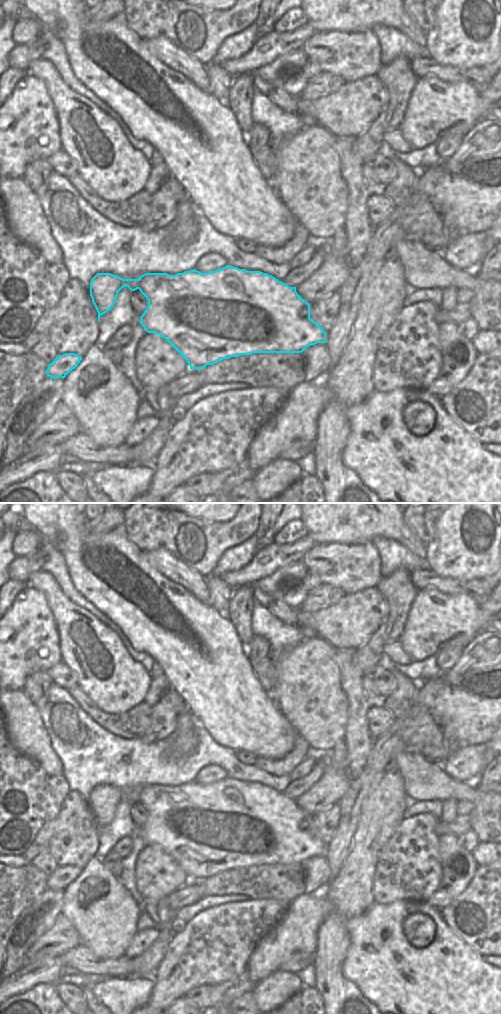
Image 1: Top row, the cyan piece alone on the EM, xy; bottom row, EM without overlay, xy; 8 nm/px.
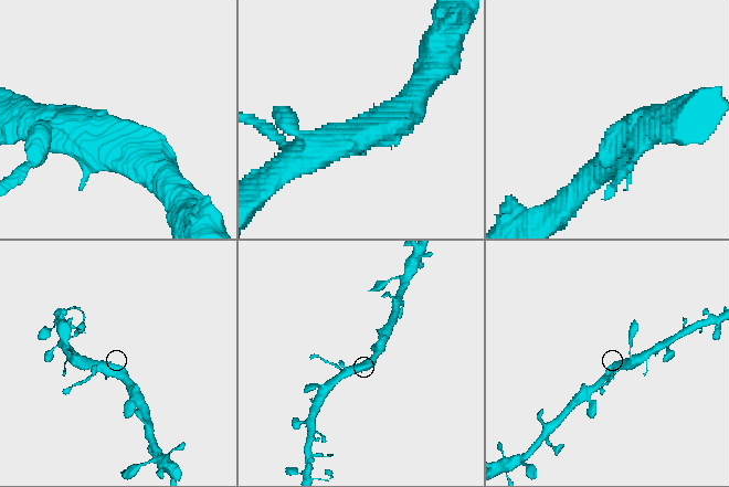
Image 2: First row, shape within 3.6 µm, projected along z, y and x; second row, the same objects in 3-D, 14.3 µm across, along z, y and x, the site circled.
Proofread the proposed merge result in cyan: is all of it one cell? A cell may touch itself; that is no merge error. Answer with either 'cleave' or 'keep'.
keep

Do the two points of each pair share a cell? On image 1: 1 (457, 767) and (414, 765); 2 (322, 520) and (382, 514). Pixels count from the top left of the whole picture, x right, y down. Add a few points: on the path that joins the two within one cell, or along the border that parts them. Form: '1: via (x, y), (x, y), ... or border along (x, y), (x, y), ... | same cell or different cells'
1: border along (438, 763), (451, 778), (459, 782) | different cells
2: via (337, 514), (367, 514) | same cell

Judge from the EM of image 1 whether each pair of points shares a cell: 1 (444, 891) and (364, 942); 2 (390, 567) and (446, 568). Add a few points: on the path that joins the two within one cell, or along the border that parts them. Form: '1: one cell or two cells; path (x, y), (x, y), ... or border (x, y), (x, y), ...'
1: two cells; border (427, 903), (438, 910)
2: two cells; border (425, 559), (429, 567)

